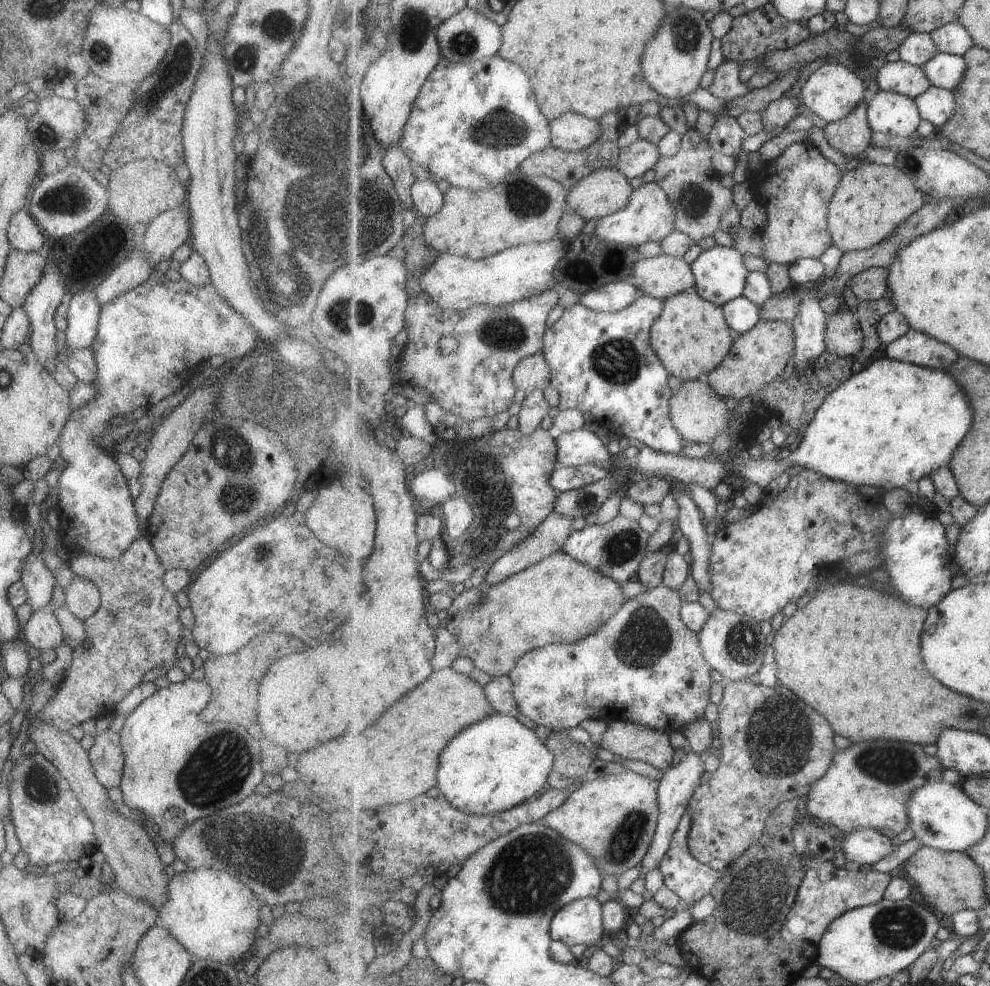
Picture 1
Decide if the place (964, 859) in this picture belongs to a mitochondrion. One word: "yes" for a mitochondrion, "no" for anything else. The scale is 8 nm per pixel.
no

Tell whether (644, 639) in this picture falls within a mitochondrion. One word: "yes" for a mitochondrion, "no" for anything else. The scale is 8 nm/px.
yes

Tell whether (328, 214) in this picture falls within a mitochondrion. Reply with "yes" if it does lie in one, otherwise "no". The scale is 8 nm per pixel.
yes

